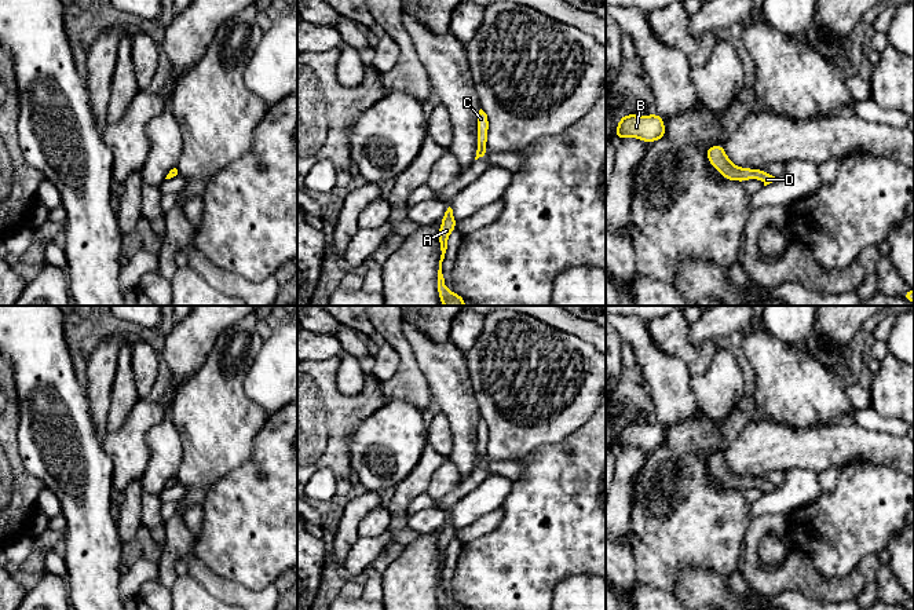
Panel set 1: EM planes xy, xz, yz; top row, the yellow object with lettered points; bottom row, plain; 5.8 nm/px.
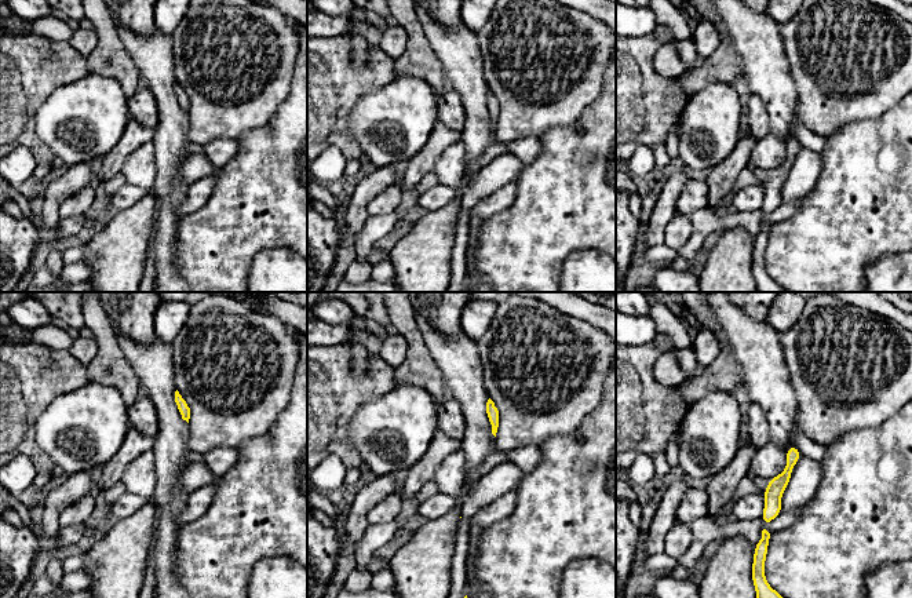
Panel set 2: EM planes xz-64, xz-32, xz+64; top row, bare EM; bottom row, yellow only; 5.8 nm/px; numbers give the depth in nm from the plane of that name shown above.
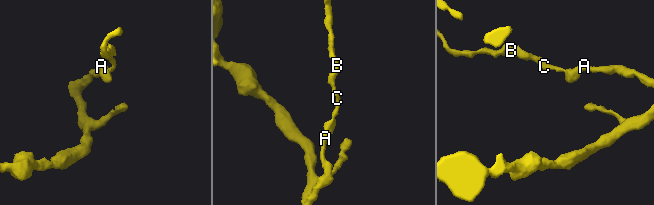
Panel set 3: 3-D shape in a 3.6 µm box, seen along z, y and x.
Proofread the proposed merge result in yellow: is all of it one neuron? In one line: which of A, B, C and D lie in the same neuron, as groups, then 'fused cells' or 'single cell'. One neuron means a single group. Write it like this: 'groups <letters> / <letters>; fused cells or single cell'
groups A B C D; single cell

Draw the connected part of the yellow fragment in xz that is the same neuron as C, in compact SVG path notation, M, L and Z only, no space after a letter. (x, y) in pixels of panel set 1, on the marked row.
M482 109L479 110L479 114L476 117L476 124L478 124L478 150L475 160L485 156L487 145L489 117Z

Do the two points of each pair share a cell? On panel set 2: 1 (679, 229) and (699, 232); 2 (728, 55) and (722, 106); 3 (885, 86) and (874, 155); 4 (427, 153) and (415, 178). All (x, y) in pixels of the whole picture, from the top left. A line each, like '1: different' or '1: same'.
1: different
2: different
3: different
4: same

